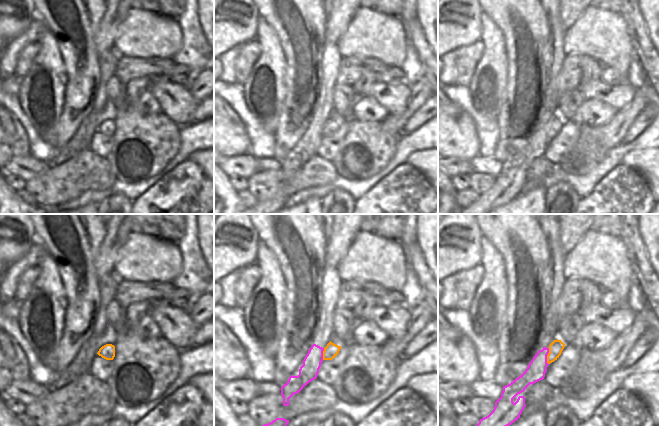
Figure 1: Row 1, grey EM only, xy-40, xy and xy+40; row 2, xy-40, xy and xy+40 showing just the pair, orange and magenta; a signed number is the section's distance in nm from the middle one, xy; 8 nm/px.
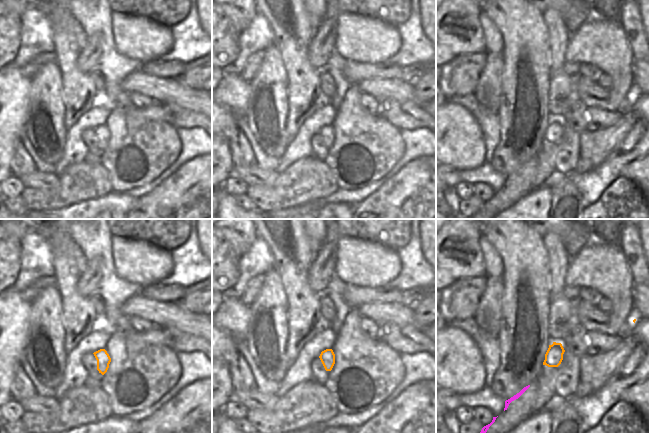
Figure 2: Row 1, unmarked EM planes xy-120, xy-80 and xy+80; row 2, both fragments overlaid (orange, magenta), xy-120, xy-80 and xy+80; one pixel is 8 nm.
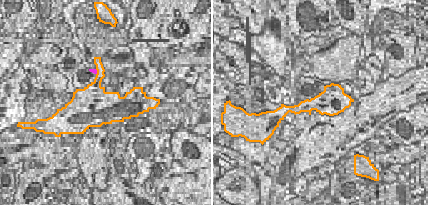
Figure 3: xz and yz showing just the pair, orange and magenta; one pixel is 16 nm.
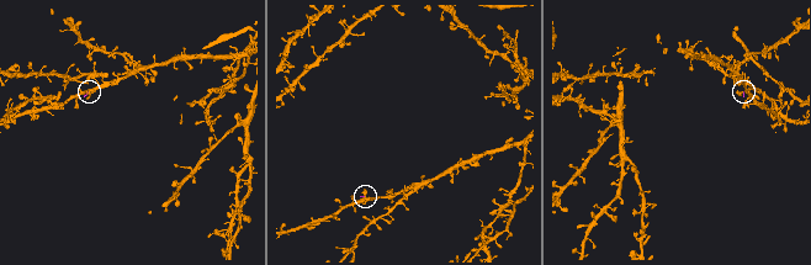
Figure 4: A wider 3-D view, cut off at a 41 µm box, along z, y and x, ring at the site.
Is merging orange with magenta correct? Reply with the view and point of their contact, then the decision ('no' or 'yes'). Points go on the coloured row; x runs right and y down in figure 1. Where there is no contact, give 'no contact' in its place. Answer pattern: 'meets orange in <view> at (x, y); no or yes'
meets orange in xy+40 at (547, 356); no

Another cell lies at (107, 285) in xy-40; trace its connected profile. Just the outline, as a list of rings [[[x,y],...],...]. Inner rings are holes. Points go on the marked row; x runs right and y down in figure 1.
[[[113,272],[99,280],[99,315],[93,331],[94,336],[101,335],[105,328],[109,325],[105,309],[115,298],[117,284],[116,279],[113,277]]]

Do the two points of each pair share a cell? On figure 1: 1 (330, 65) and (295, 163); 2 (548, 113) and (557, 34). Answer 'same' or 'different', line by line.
1: same
2: same

